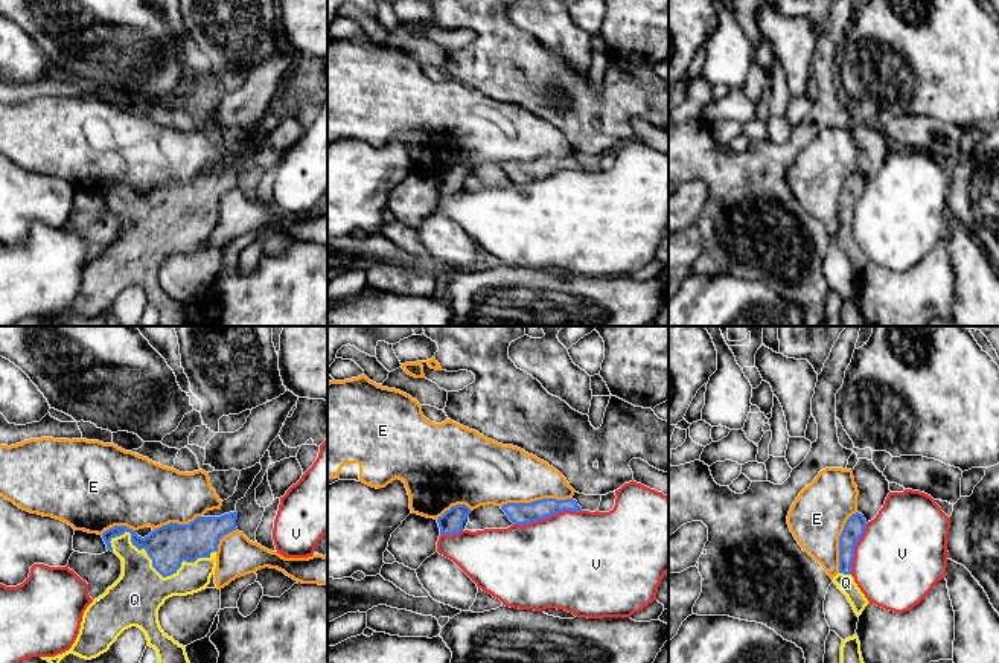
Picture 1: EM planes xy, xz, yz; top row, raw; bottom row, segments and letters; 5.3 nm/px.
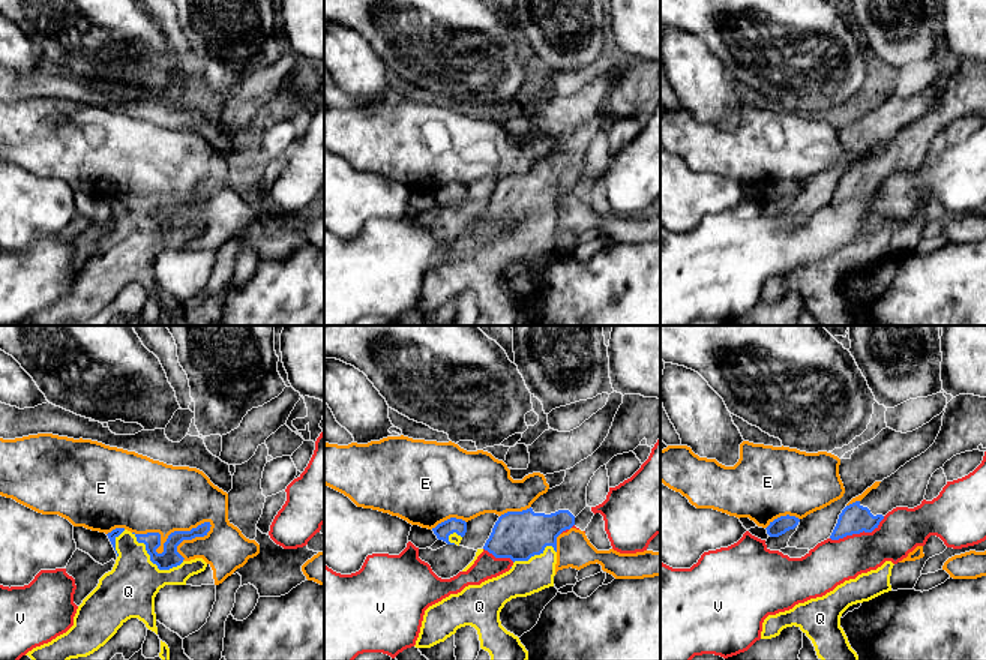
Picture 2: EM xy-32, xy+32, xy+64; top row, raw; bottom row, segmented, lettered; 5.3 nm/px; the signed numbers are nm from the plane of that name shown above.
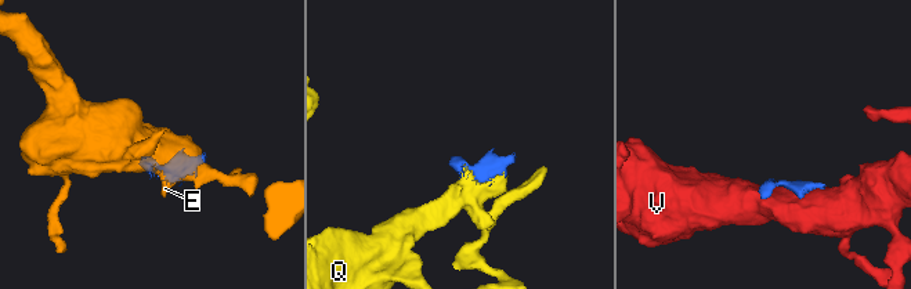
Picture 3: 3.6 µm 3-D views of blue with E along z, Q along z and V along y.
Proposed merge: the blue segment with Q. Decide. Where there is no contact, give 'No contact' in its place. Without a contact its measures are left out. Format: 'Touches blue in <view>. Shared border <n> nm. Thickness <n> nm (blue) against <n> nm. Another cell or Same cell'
Touches blue in xy. Shared border 550 nm. Thickness 220 nm (blue) against 280 nm. Same cell

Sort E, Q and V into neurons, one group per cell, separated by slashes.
E / Q / V

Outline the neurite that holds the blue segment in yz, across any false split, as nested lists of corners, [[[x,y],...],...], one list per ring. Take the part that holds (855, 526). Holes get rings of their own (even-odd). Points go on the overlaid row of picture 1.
[[[853,514],[839,536],[839,573],[833,578],[838,588],[847,596],[856,616],[859,617],[870,604],[851,576],[851,562],[854,559],[854,547],[863,535],[867,520],[862,514]]]

